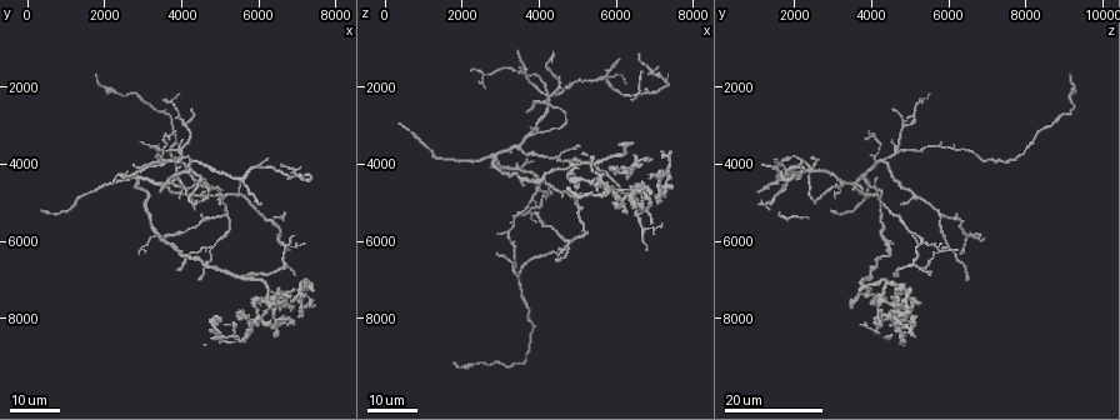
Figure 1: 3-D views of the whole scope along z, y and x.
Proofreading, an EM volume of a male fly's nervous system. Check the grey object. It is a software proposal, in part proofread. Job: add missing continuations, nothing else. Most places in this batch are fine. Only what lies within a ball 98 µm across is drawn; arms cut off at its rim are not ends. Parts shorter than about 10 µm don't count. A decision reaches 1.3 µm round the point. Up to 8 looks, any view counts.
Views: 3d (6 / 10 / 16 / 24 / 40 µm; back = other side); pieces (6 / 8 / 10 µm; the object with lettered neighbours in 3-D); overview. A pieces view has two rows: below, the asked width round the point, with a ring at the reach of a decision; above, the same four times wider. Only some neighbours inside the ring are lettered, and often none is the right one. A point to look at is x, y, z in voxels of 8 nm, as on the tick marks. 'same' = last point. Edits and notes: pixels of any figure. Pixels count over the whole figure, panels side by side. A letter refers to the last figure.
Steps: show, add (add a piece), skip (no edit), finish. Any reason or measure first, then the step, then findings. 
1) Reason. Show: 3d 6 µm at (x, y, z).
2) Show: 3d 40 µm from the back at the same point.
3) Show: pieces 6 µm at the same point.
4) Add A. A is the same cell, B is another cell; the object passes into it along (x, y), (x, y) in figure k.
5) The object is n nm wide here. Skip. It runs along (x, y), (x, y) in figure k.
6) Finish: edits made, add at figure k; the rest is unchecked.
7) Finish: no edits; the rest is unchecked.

Show: 3d 16 µm at (2900, 6300, 6350).

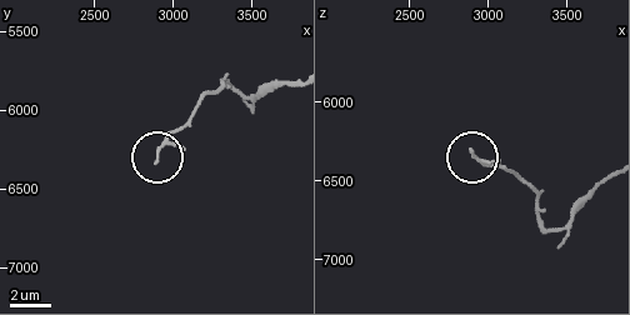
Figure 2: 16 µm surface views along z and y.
Show: pieces 10 µm at (2900, 6320, 6300).

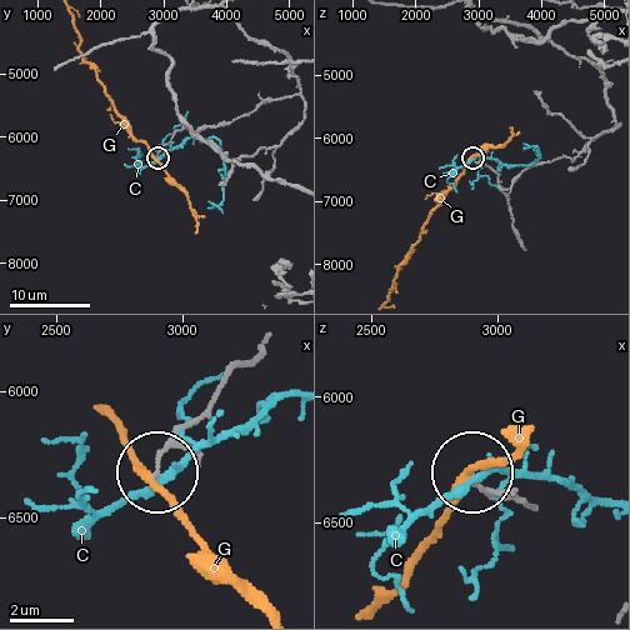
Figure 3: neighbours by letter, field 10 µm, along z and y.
Skip. C and G are other cells; it runs along (258, 350), (228, 371), (155, 466) in figure 3; none of them fits.

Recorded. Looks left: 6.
Branch stops here. Show: 3d 24 µm at (3600, 6050, 4550).

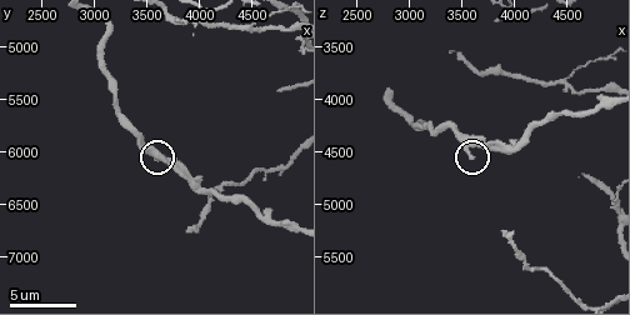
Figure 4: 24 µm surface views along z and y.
Show: 3d 6 µm at the same point.

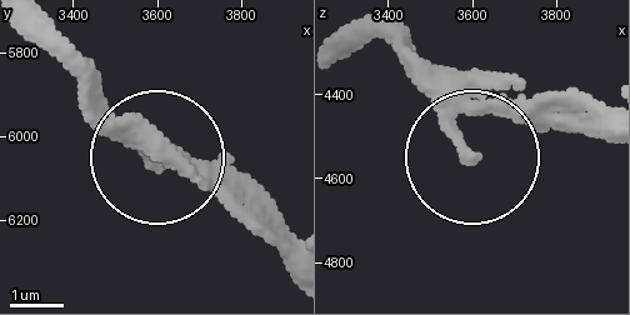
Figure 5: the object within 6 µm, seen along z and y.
What lies round it. Show: pieces 10 µm at the same point.

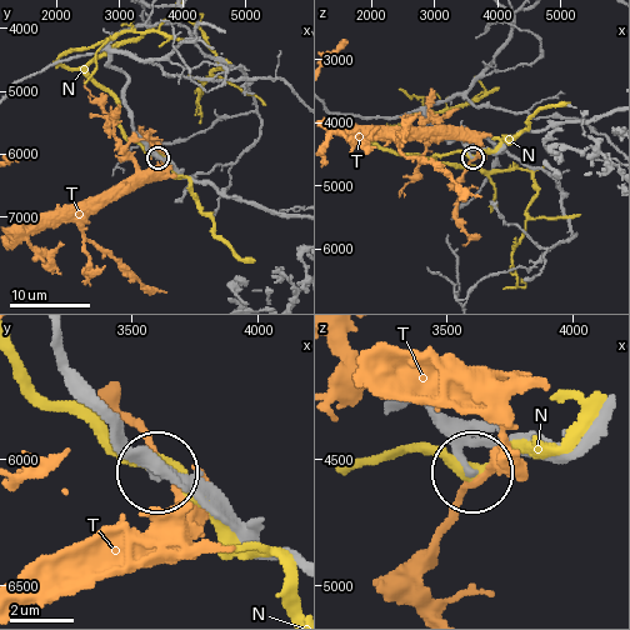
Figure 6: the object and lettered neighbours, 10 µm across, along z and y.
The object is 210 nm wide here. Skip. N and T are other cells; none of them fits.

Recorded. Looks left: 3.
Show: 3d 6 µm at (3920, 6760, 5240).

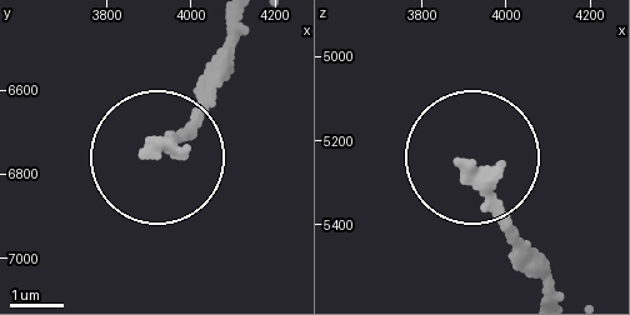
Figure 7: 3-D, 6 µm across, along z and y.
Show: pieces 6 µm at (3905, 6745, 5260).

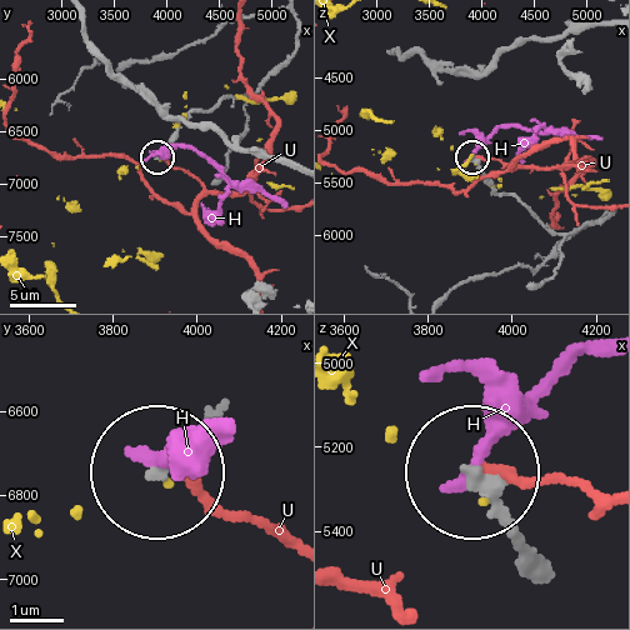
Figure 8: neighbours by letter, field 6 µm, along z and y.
Skip. H, U and X are other cells; it runs along (545, 559), (481, 483) in figure 8; no lettered piece goes on from it.

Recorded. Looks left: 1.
Finish: no edits; the rest is unchecked.

